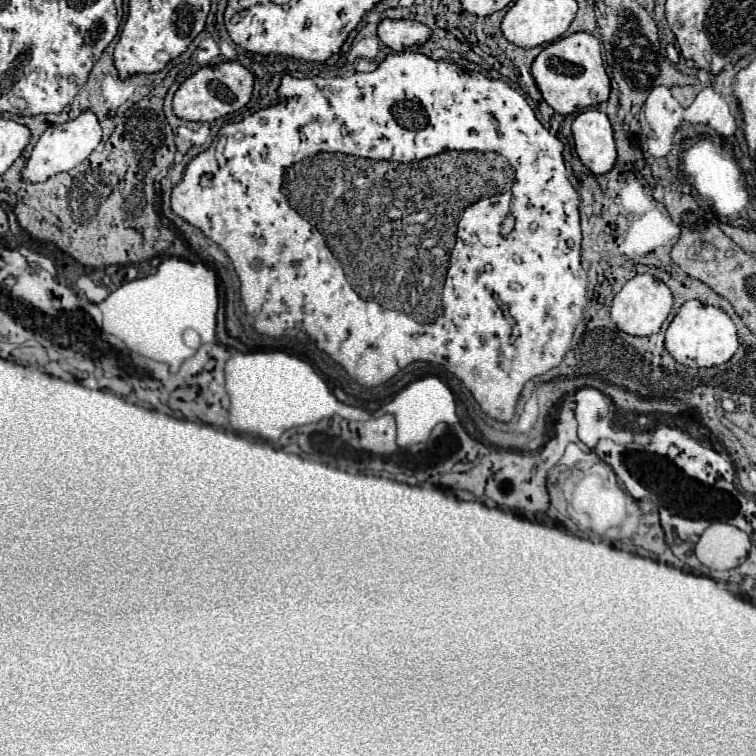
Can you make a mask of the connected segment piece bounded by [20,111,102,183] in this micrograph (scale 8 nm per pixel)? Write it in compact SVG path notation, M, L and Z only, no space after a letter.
M86 111L82 113L80 117L68 121L68 123L62 123L62 125L56 125L56 127L50 127L42 137L40 141L34 145L32 153L30 153L30 159L26 159L24 167L22 167L22 179L28 181L28 183L42 183L58 173L64 173L64 171L70 171L74 169L78 163L82 163L94 149L96 145L100 143L102 139L102 129L98 125L98 119L94 113Z

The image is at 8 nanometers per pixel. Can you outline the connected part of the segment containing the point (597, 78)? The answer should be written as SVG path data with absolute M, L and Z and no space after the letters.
M574 33L556 43L550 43L532 63L532 75L544 101L560 115L570 115L586 107L596 107L608 101L610 79L604 69L600 41L590 33Z

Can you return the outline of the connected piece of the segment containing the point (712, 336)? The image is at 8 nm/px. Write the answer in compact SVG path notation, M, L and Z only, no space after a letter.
M686 301L680 311L674 315L666 331L666 351L682 365L688 367L714 367L726 363L738 349L736 325L732 319L718 307L704 305L700 301Z

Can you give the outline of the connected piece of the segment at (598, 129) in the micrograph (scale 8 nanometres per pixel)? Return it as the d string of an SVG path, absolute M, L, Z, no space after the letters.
M598 109L582 111L572 123L574 147L580 161L596 175L608 173L616 161L612 127L606 113Z

